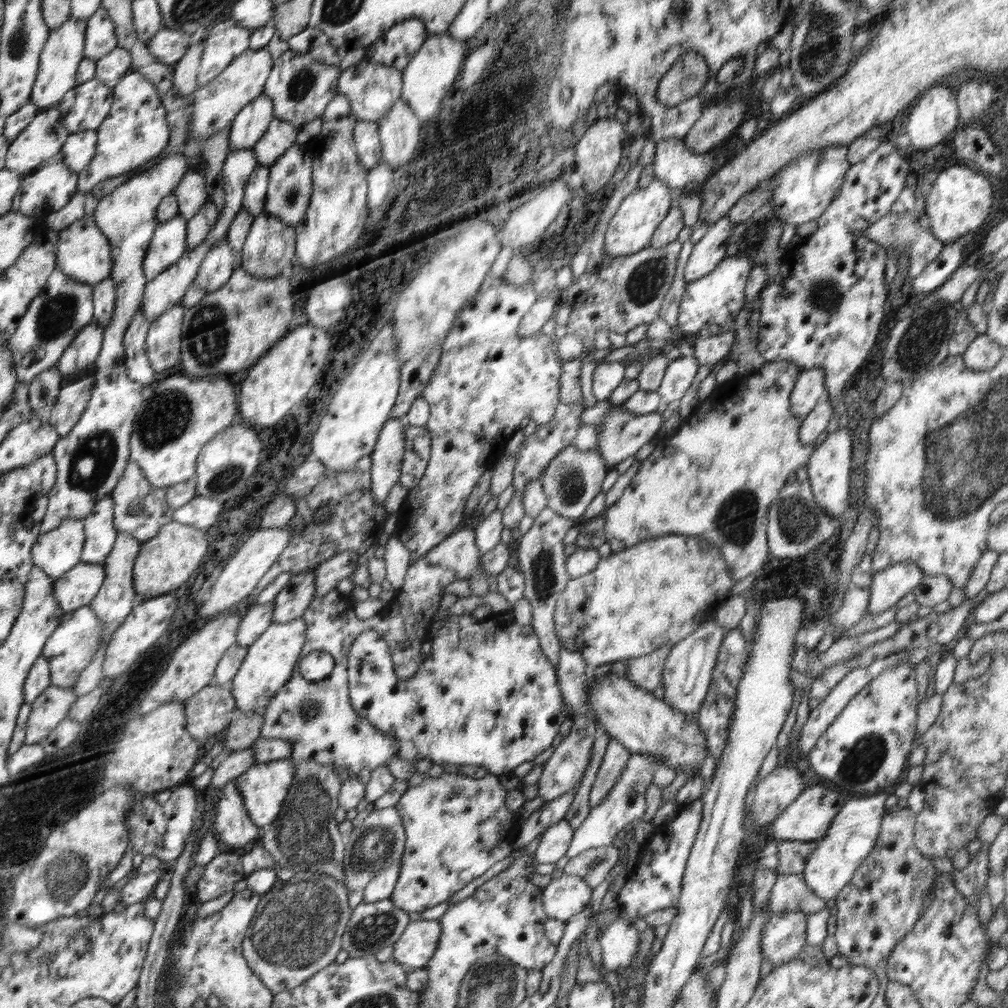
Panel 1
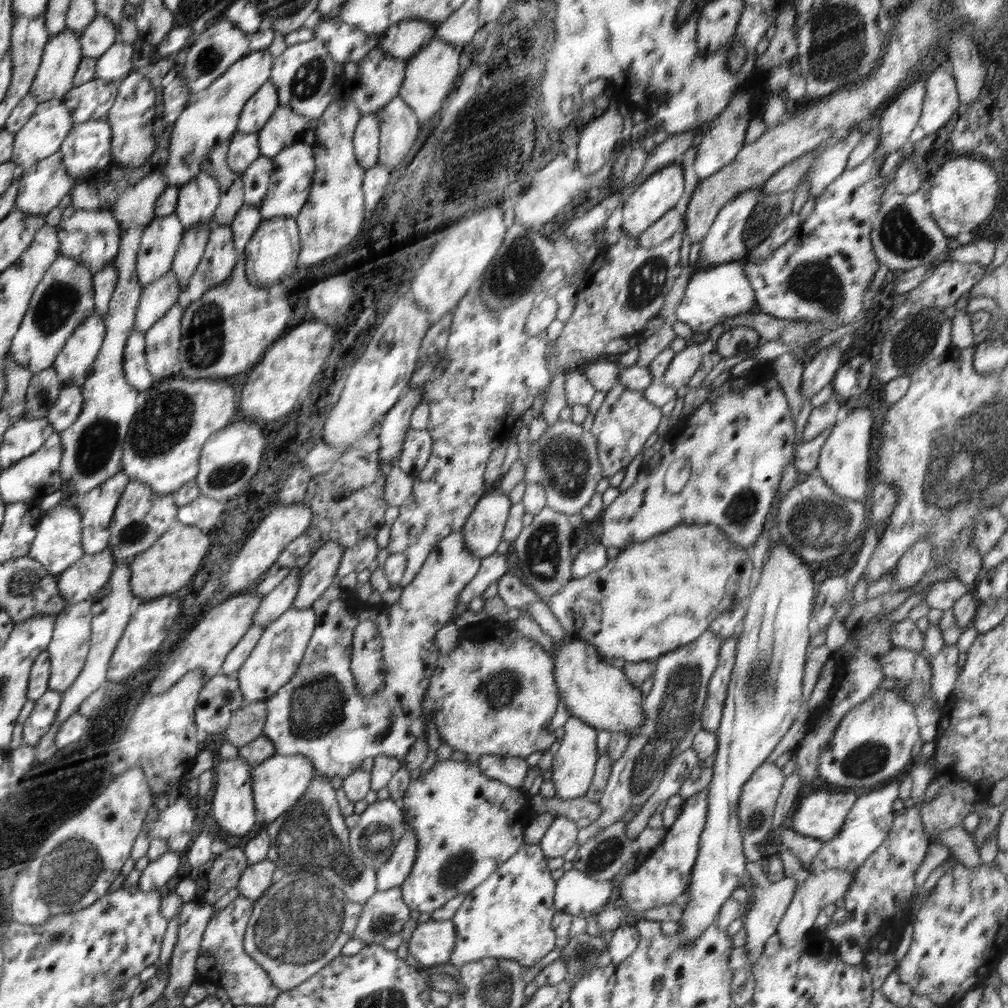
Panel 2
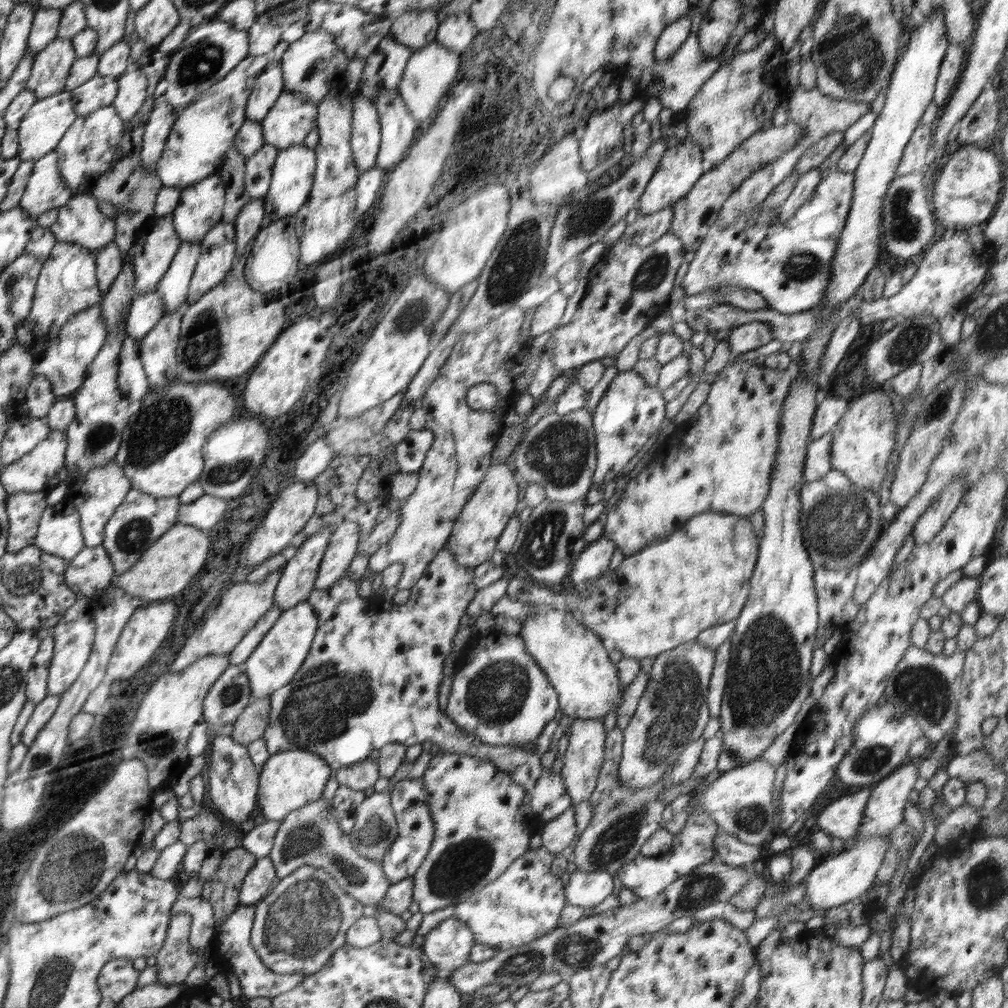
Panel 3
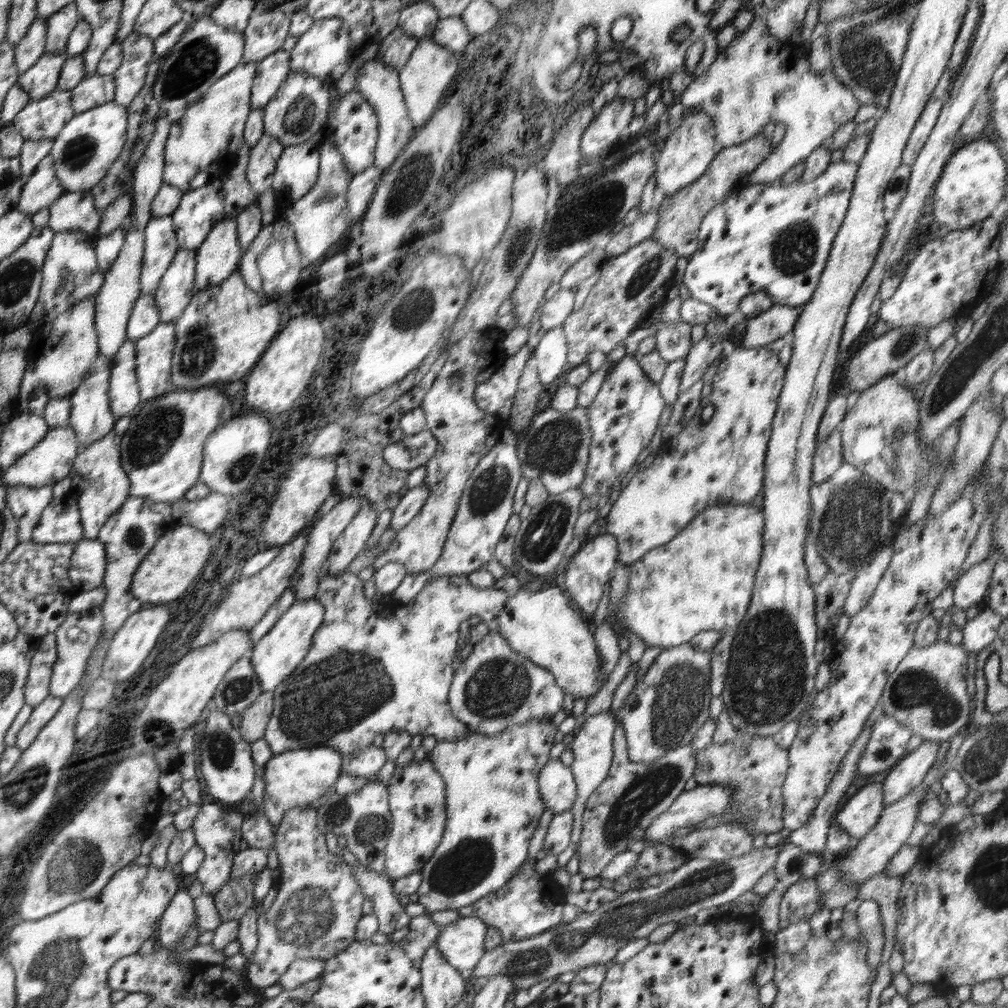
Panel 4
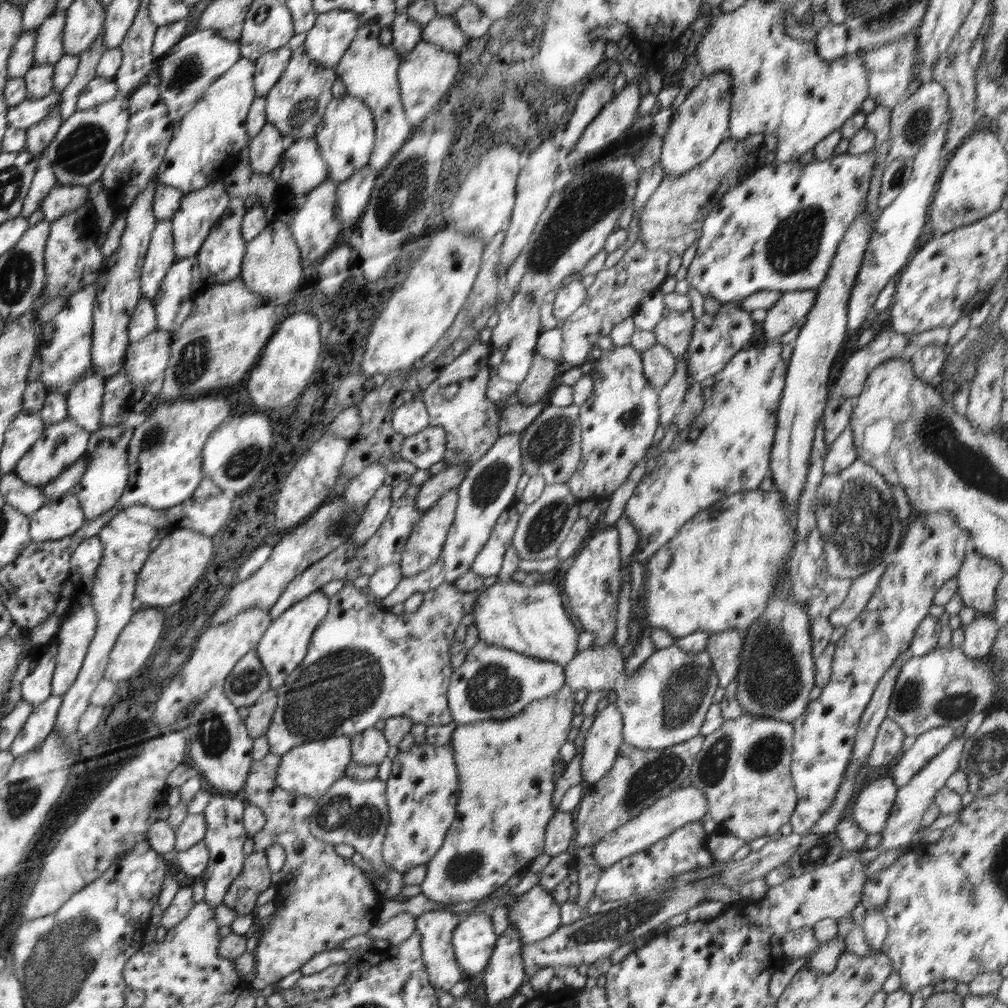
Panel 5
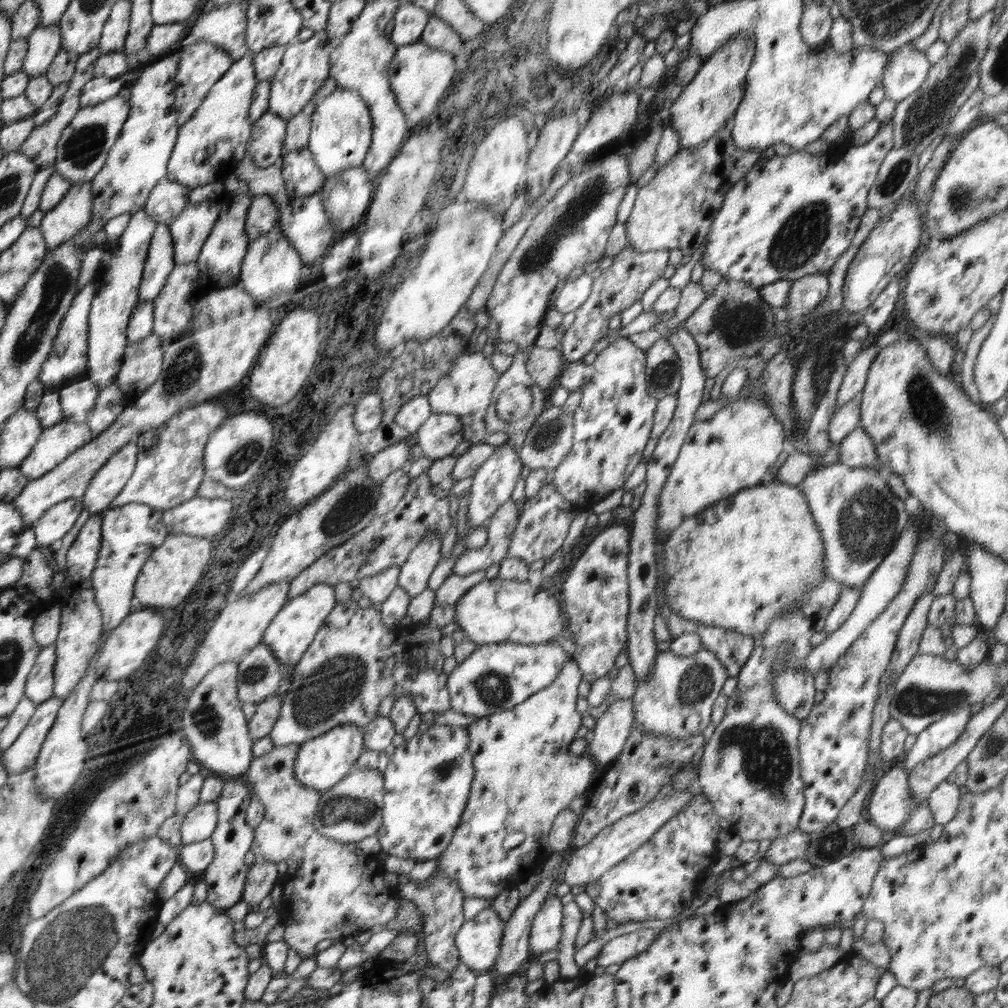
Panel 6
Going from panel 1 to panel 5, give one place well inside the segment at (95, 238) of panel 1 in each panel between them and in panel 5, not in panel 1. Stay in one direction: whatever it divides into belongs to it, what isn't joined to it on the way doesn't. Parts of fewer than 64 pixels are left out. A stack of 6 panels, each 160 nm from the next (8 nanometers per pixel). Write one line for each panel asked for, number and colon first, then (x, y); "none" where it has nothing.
2: (93, 236)
3: (80, 221)
4: (76, 210)
5: (62, 199)

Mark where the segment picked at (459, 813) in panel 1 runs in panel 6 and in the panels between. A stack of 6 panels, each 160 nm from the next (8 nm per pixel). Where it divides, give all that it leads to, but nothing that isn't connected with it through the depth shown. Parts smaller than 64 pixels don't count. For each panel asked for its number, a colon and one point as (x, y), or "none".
2: (467, 825)
3: (483, 821)
4: (493, 805)
5: (507, 769)
6: (524, 775)

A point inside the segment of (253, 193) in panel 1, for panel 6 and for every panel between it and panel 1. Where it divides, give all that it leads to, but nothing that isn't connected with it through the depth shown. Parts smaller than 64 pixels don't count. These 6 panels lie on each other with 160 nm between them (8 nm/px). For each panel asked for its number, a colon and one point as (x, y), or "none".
2: (255, 179)
3: (258, 168)
4: (264, 155)
5: (265, 149)
6: (265, 145)

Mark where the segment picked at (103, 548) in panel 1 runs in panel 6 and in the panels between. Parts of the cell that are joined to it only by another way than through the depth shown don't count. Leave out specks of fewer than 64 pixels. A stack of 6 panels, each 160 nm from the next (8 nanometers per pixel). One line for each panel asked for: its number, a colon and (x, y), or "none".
2: (97, 507)
3: (99, 494)
4: (102, 485)
5: (107, 473)
6: (110, 480)

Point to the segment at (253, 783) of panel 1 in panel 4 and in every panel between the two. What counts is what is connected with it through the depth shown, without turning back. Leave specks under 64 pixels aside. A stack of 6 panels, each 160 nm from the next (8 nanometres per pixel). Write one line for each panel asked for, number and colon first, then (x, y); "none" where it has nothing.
2: (277, 783)
3: (288, 780)
4: (298, 777)

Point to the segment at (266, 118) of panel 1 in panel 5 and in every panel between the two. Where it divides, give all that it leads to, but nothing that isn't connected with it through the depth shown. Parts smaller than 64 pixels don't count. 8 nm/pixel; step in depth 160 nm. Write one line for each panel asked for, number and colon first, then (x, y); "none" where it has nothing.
2: (259, 107)
3: (268, 87)
4: (271, 72)
5: (269, 67)

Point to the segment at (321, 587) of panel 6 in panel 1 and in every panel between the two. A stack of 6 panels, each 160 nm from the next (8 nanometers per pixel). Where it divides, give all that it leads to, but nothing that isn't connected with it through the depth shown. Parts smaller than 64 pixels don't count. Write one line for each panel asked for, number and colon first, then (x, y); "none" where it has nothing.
1: (271, 658)
2: (274, 660)
3: (274, 663)
4: (276, 655)
5: (284, 644)

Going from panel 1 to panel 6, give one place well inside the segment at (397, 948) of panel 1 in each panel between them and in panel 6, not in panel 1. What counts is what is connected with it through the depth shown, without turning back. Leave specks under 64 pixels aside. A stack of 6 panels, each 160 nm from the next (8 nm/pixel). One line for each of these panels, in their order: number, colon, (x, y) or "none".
2: (431, 943)
3: (448, 946)
4: (461, 943)
5: (473, 941)
6: (478, 941)

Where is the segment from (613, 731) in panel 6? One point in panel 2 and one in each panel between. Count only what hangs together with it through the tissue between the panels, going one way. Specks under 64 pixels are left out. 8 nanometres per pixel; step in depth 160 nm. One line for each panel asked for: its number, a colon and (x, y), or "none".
2: (574, 758)
3: (583, 757)
4: (592, 747)
5: (602, 742)

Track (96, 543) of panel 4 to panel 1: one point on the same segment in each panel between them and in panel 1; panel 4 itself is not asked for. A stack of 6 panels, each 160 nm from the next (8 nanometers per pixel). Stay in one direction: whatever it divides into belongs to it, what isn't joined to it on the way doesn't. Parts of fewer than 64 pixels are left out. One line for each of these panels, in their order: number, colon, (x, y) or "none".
1: (78, 587)
2: (83, 580)
3: (91, 571)

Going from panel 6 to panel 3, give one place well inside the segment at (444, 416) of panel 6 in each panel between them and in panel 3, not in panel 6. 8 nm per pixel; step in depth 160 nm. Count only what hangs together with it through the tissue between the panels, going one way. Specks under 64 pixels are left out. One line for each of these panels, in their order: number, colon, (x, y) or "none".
3: (411, 451)
4: (411, 452)
5: (425, 448)

